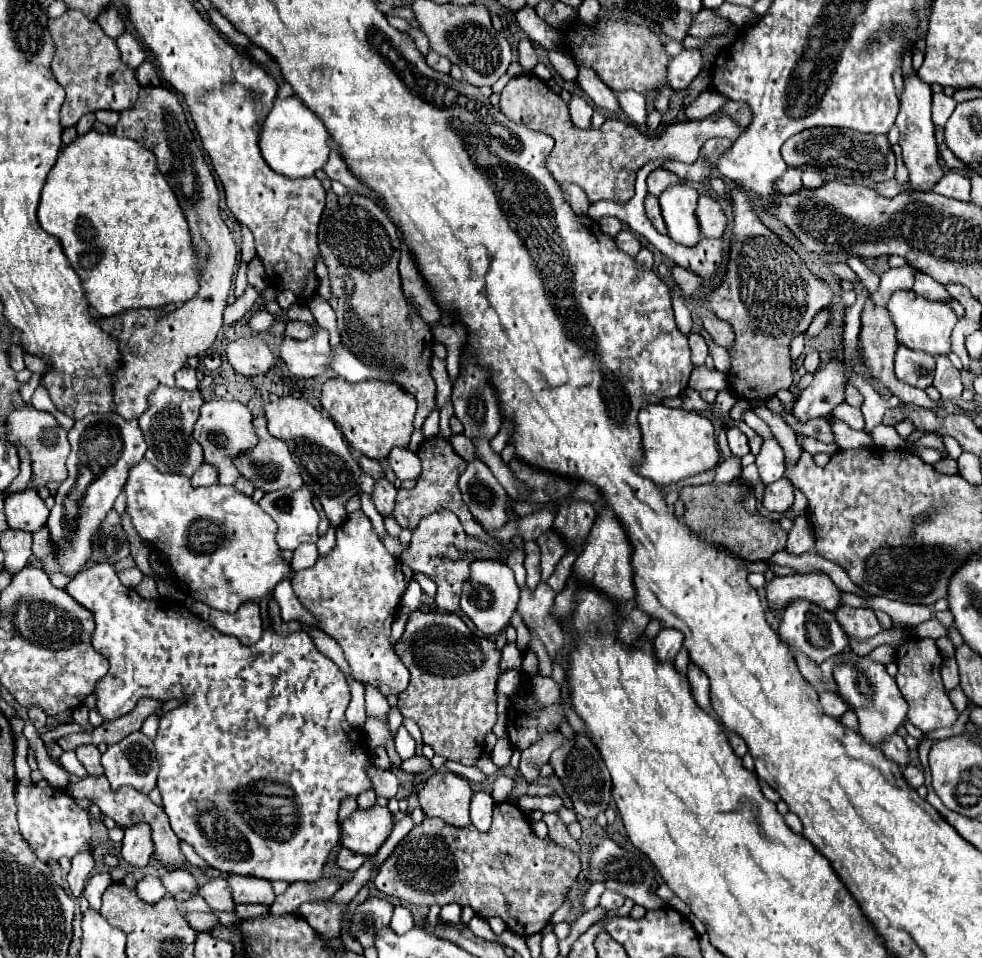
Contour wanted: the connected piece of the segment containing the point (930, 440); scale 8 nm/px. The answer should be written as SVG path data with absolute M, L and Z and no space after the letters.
M926 433L926 435L922 435L918 441L910 443L908 447L910 447L910 449L914 449L918 443L920 443L920 445L926 445L926 447L934 447L934 449L938 449L938 451L944 451L944 457L948 455L948 451L944 449L944 443L942 443L940 435L936 435L936 433Z

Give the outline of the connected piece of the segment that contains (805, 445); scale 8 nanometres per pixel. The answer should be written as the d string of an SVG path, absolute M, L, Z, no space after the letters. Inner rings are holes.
M797 434L797 443L801 447L801 449L808 451L811 455L815 455L820 452L825 452L826 445L835 445L835 444L824 444L808 436L801 438L801 436L798 434Z

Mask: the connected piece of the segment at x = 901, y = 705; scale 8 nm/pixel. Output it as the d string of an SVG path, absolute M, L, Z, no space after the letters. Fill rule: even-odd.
M858 657L852 661L836 663L832 675L834 675L834 681L838 683L842 697L854 707L854 711L858 715L860 735L868 743L880 747L882 737L896 733L896 729L904 723L906 713L908 713L908 703L904 701L894 677L888 675L888 671L882 663L872 661L870 657Z

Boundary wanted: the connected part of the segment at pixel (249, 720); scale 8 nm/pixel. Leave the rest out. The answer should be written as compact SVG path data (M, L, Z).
M98 563L98 565L84 569L78 577L74 577L74 581L70 581L66 585L66 591L80 605L84 605L88 611L92 611L94 621L96 621L96 629L92 633L92 647L100 655L104 655L110 663L108 673L102 677L102 681L98 681L98 687L94 687L96 711L102 715L104 721L114 721L114 719L122 717L124 711L128 713L136 705L134 699L138 701L140 697L154 697L154 699L162 699L162 701L184 699L184 703L178 709L168 711L166 715L160 717L158 737L154 739L156 759L160 765L156 787L162 793L164 811L170 817L170 827L174 829L178 839L192 845L194 851L204 861L208 861L210 867L214 867L218 871L228 871L228 873L236 873L236 875L252 875L252 877L260 877L260 879L268 879L268 881L282 879L288 883L314 881L314 879L322 877L324 863L326 863L330 851L334 849L334 845L340 841L340 827L338 827L340 801L344 797L356 799L358 793L372 789L372 781L366 775L368 747L362 747L360 731L354 729L346 721L346 715L344 715L346 707L350 703L348 681L346 681L344 673L324 653L320 653L314 647L312 637L306 631L290 633L284 637L284 635L278 635L274 629L266 629L258 643L246 647L236 637L224 635L218 629L210 627L206 621L192 615L180 603L174 603L168 599L150 599L150 601L142 599L134 589L128 589L120 583L114 567L108 563Z

